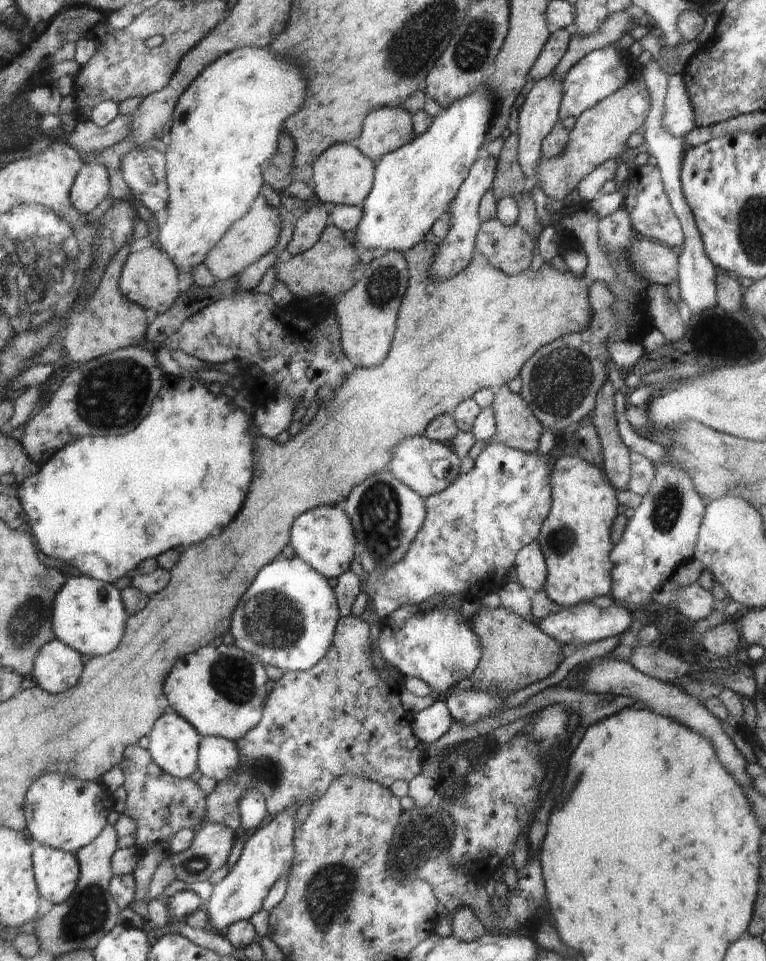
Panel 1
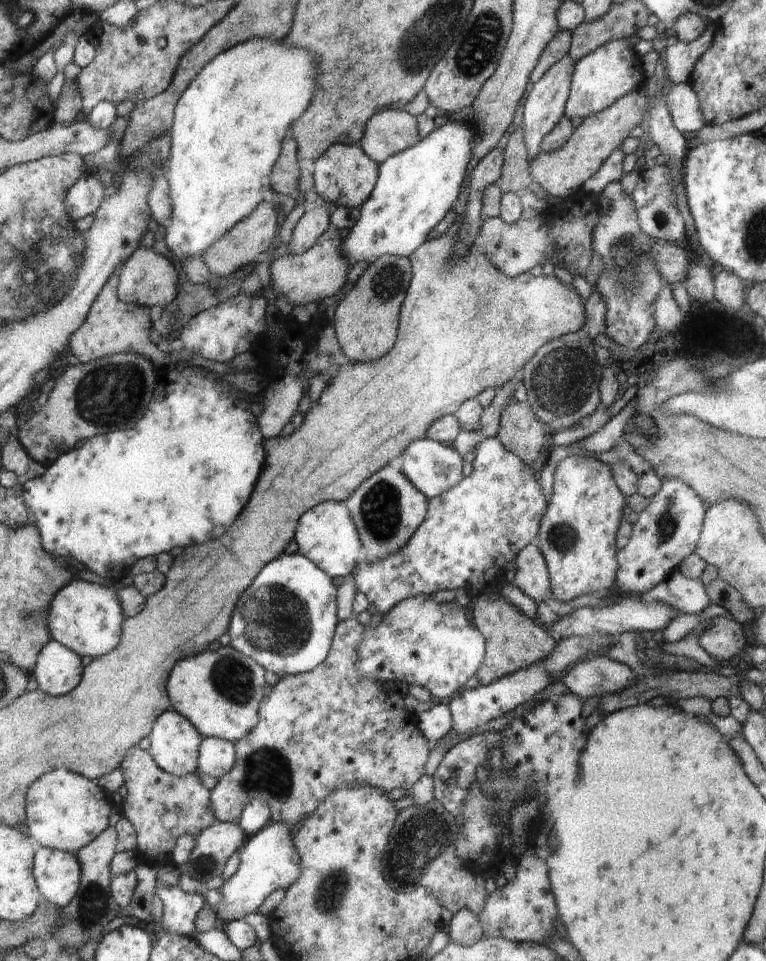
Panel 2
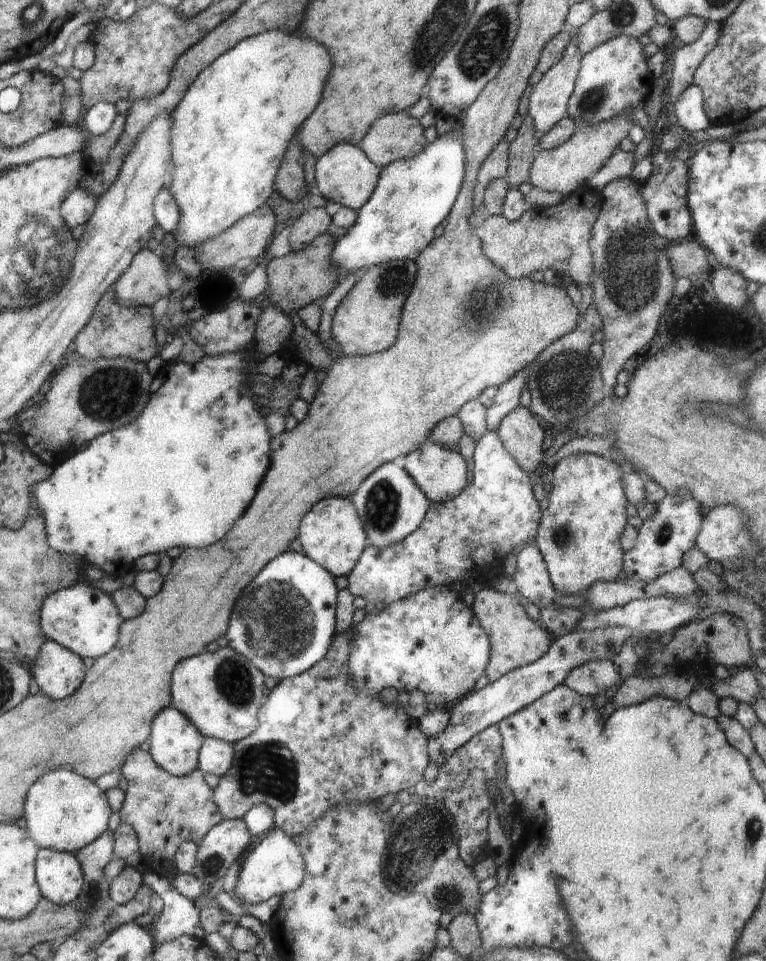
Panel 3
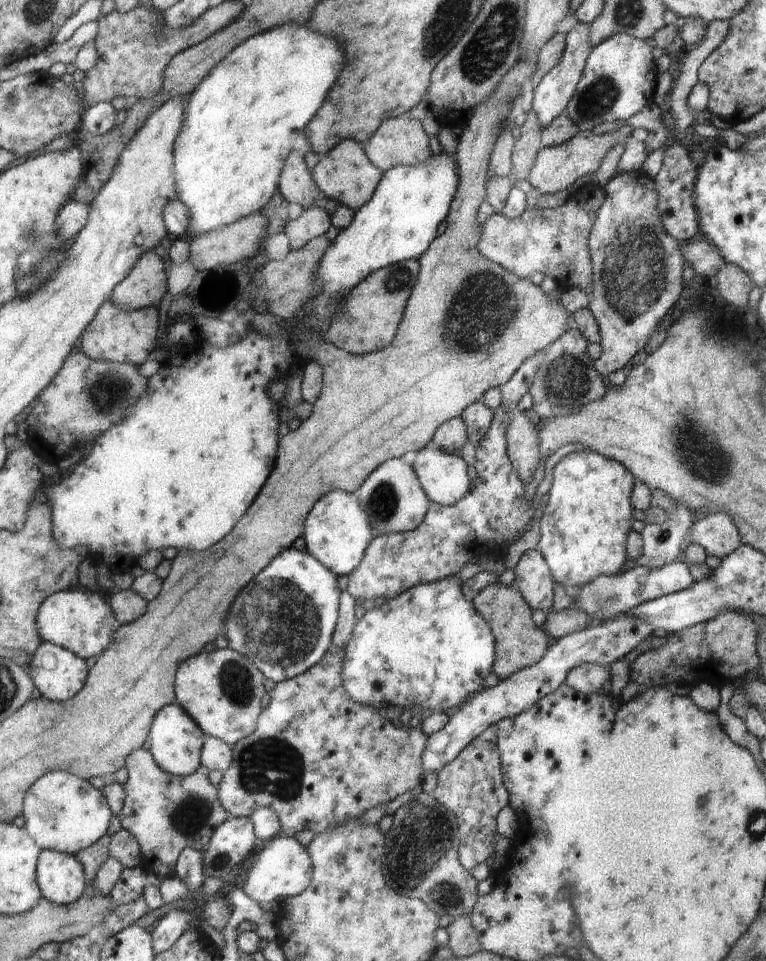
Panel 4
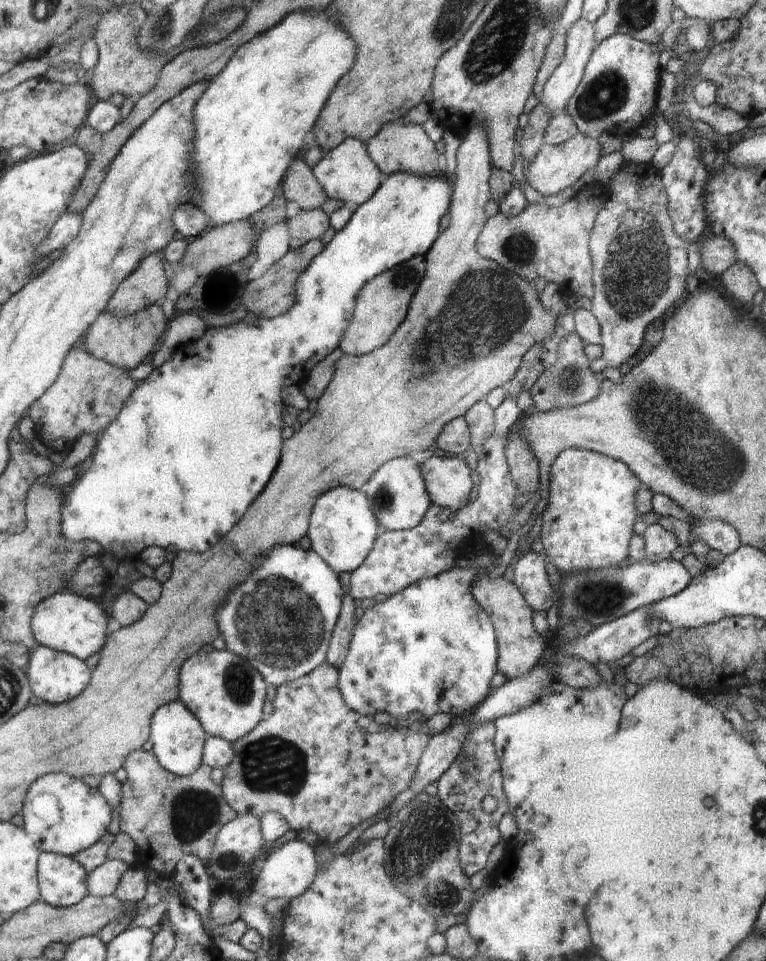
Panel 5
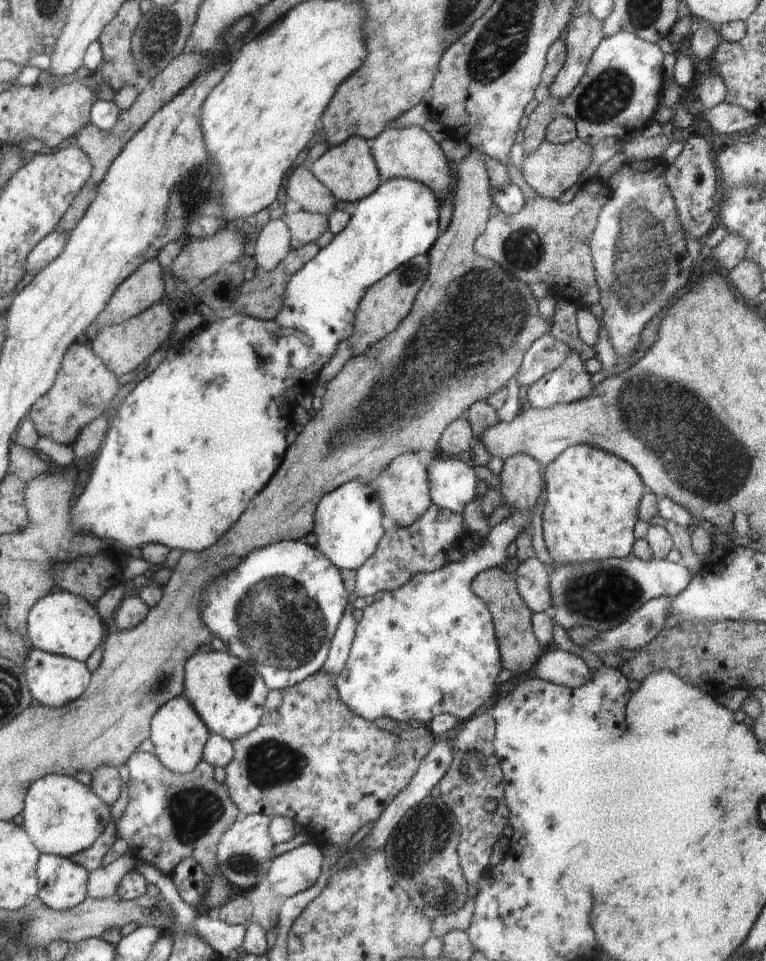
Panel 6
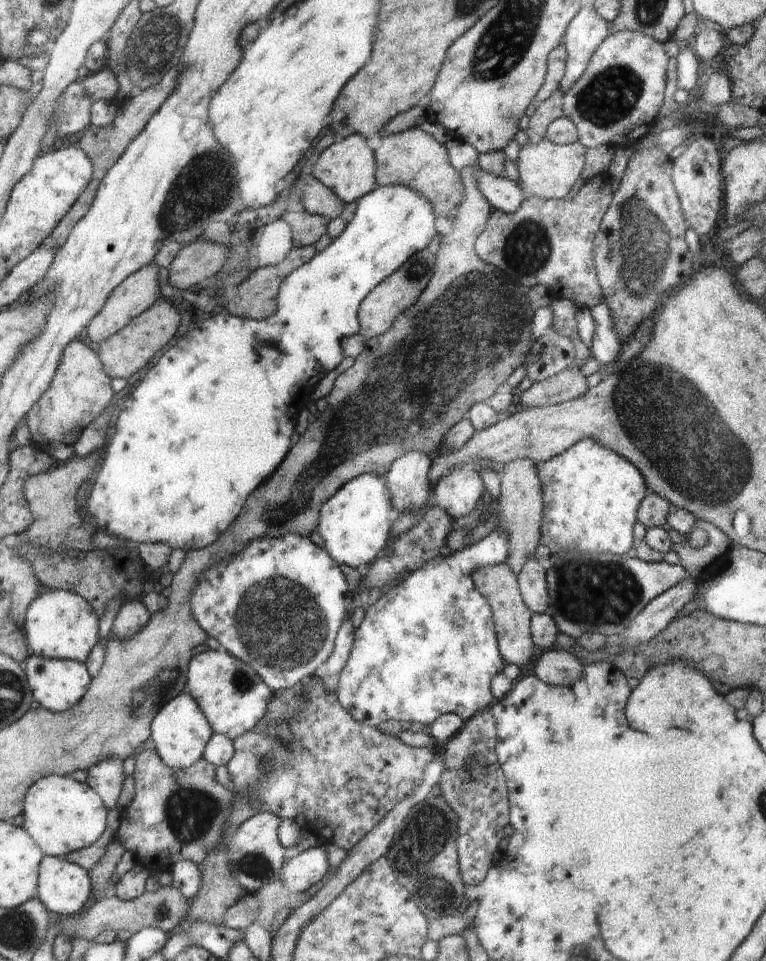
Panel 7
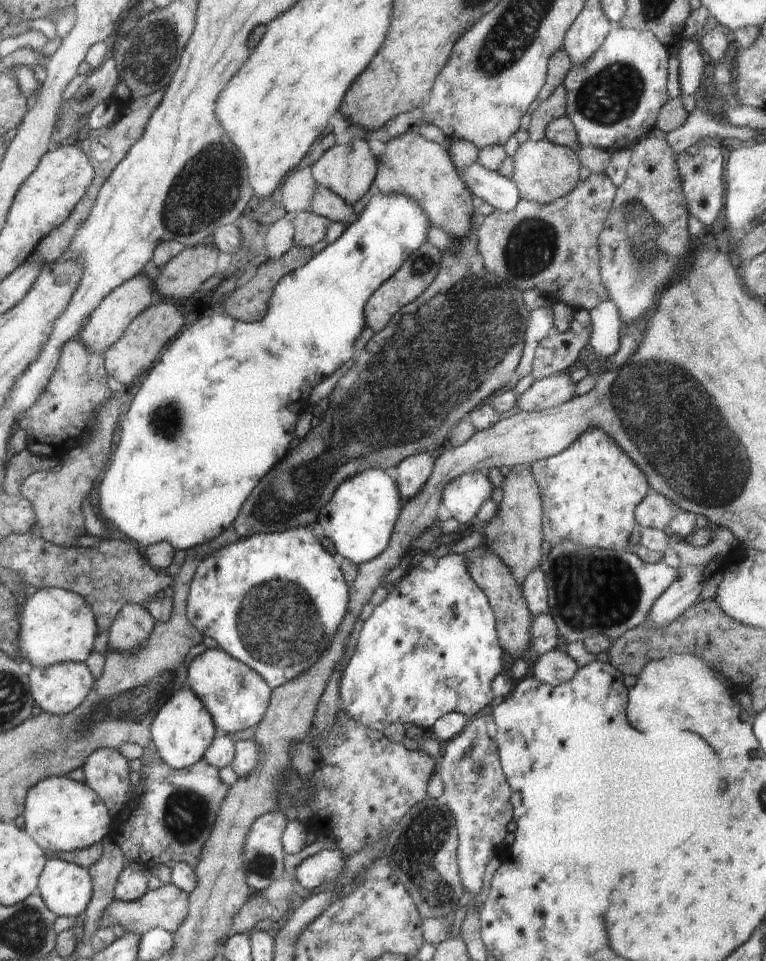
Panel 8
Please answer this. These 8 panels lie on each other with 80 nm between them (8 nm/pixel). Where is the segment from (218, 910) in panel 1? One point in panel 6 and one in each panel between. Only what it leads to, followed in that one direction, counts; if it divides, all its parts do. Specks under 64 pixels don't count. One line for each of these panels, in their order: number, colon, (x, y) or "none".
2: (269, 861)
3: (274, 866)
4: (282, 867)
5: (288, 872)
6: (296, 871)

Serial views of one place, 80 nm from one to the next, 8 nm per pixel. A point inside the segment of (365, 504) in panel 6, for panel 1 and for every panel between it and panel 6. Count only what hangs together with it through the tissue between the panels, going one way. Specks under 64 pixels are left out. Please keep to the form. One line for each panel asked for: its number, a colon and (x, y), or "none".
1: (325, 538)
2: (328, 536)
3: (333, 535)
4: (337, 534)
5: (343, 529)

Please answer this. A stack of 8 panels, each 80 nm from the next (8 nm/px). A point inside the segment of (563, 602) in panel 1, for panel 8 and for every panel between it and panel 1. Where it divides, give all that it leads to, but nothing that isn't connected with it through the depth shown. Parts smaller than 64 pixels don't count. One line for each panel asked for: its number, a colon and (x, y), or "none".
2: (577, 536)
3: (579, 534)
4: (583, 531)
5: (587, 525)
6: (593, 501)
7: (591, 496)
8: (589, 492)

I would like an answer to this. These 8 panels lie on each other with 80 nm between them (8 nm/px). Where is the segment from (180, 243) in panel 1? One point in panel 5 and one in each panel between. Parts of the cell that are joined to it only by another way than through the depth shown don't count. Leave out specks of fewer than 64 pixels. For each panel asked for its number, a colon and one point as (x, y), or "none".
2: (229, 124)
3: (229, 134)
4: (242, 120)
5: (250, 122)

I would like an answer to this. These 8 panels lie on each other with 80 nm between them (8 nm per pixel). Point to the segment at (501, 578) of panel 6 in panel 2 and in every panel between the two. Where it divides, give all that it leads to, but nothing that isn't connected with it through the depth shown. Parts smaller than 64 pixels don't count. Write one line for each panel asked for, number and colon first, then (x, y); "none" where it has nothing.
2: (513, 642)
3: (516, 640)
4: (519, 642)
5: (520, 648)

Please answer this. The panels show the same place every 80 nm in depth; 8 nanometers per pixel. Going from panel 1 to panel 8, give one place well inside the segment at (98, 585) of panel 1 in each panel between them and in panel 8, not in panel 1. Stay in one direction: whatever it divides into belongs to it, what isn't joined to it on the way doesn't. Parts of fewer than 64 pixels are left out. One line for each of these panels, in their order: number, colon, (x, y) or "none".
2: (87, 617)
3: (82, 618)
4: (78, 620)
5: (75, 624)
6: (61, 623)
7: (59, 624)
8: (57, 626)

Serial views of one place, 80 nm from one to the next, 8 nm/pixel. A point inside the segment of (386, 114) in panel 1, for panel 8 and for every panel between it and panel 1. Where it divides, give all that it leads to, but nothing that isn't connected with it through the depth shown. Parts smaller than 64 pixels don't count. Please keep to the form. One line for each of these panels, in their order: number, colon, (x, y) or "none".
2: (390, 131)
3: (395, 136)
4: (400, 140)
5: (399, 146)
6: (410, 152)
7: (412, 157)
8: (421, 169)

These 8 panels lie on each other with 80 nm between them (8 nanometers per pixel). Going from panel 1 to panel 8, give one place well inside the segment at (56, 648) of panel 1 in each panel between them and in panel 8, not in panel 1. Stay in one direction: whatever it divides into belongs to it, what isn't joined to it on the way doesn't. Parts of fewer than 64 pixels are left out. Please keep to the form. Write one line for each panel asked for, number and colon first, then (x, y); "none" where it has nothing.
2: (58, 670)
3: (58, 671)
4: (58, 674)
5: (57, 677)
6: (56, 680)
7: (58, 684)
8: (57, 689)

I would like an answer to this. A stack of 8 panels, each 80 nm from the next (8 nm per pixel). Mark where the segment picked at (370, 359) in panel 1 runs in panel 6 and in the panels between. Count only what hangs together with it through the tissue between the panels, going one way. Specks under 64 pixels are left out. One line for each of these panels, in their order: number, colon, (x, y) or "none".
2: (366, 320)
3: (366, 321)
4: (369, 318)
5: (382, 304)
6: (382, 307)

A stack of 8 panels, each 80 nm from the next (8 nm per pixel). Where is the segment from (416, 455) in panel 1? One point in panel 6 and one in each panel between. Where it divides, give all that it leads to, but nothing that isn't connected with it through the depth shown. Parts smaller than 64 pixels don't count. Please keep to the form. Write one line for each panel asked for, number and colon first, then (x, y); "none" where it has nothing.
2: (433, 468)
3: (440, 472)
4: (444, 478)
5: (448, 481)
6: (451, 483)

